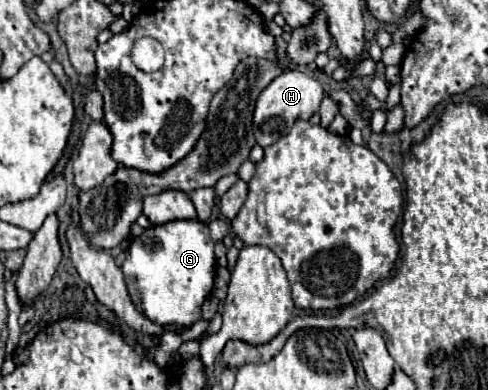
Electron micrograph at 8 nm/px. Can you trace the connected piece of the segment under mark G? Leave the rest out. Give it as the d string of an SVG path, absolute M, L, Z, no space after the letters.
M197 219L149 227L143 235L131 241L123 273L135 307L139 307L139 311L153 323L193 325L199 319L203 301L213 289L215 277L215 255L209 227Z

